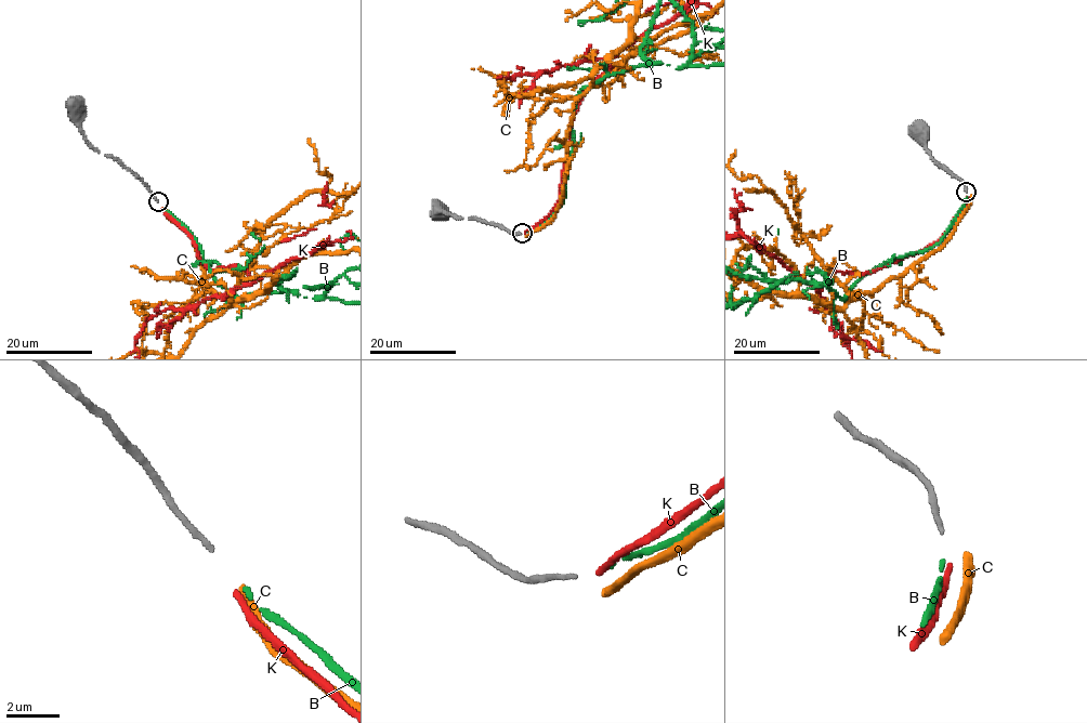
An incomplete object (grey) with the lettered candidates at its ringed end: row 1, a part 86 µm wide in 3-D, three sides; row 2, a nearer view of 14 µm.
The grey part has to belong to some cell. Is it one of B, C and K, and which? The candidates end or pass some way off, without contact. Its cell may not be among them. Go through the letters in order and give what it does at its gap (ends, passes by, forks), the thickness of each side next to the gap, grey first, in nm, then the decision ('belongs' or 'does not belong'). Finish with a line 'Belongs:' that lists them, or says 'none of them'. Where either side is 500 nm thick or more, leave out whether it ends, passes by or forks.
B: it ends | 170/130 nm | belongs
C: it ends | 170/320 nm | does not belong
K: it ends | 170/200 nm | does not belong
Belongs: B

